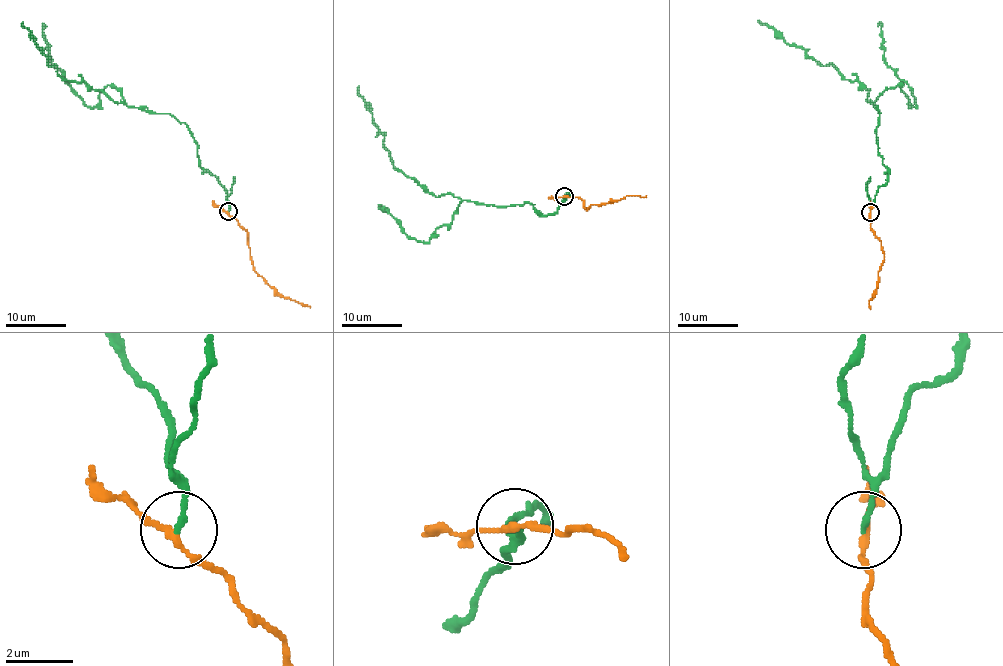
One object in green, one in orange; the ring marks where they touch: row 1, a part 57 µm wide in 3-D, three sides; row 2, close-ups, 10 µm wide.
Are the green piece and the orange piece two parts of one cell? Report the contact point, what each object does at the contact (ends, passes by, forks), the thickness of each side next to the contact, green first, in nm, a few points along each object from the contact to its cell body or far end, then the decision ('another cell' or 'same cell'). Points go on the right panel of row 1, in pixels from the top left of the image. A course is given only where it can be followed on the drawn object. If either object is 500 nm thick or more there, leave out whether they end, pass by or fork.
(870, 212) | green ends | orange passes by | 160/160 nm | green via (870, 212), (888, 175), (878, 142), (879, 113), (867, 101), (870, 90), (831, 64), (822, 66), (758, 20) | orange via (870, 212), (870, 228), (884, 254), (875, 295), (869, 301), (869, 307) | another cell

